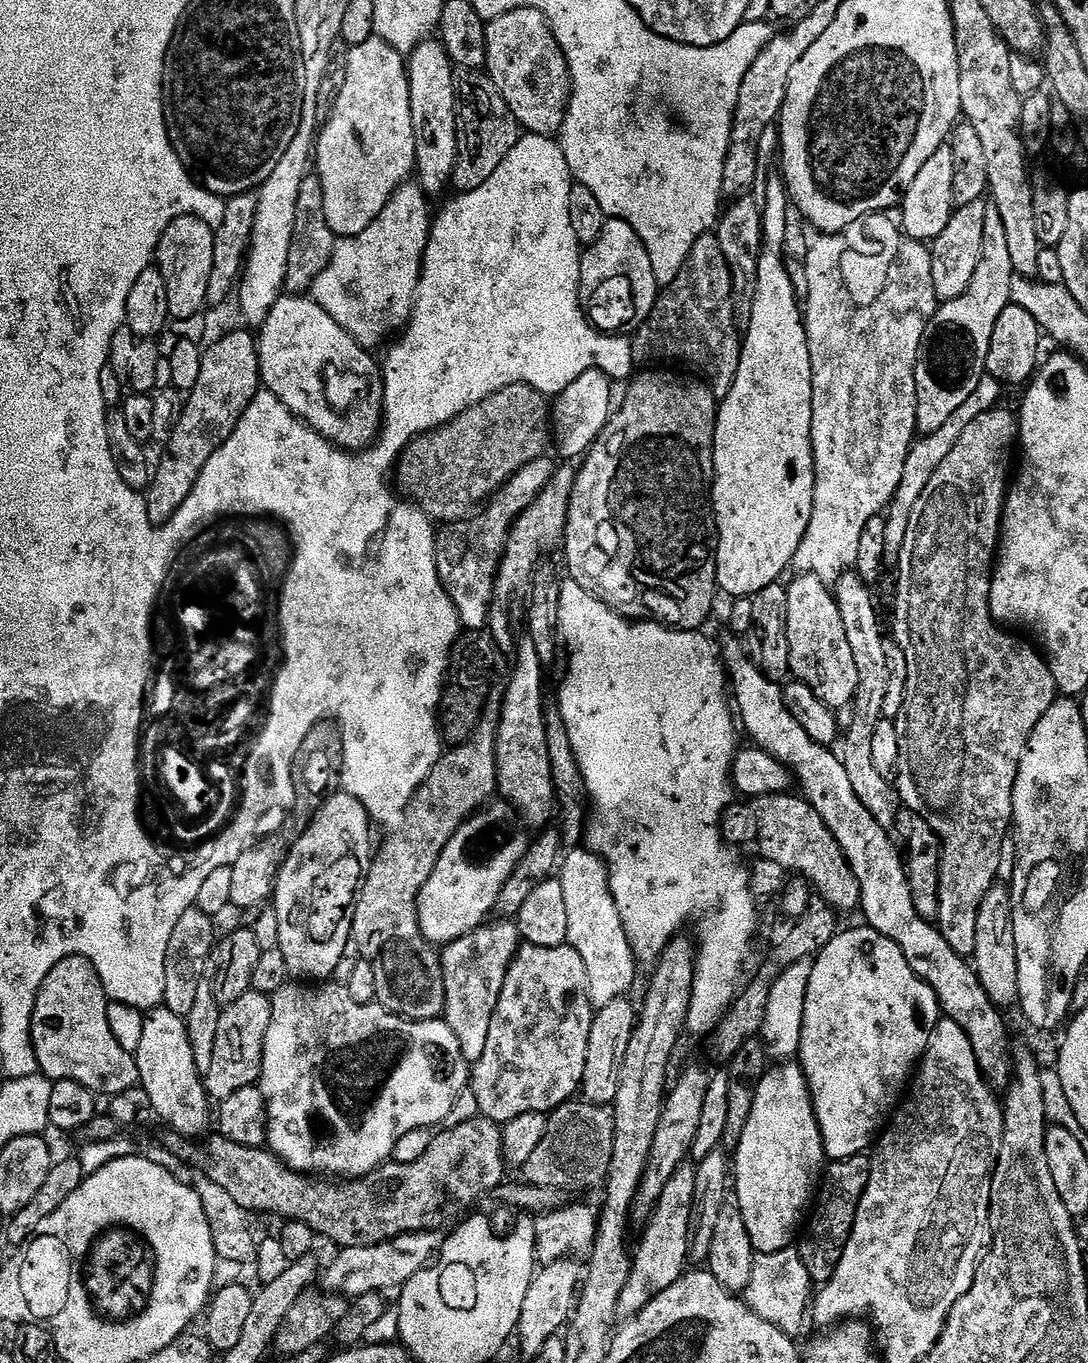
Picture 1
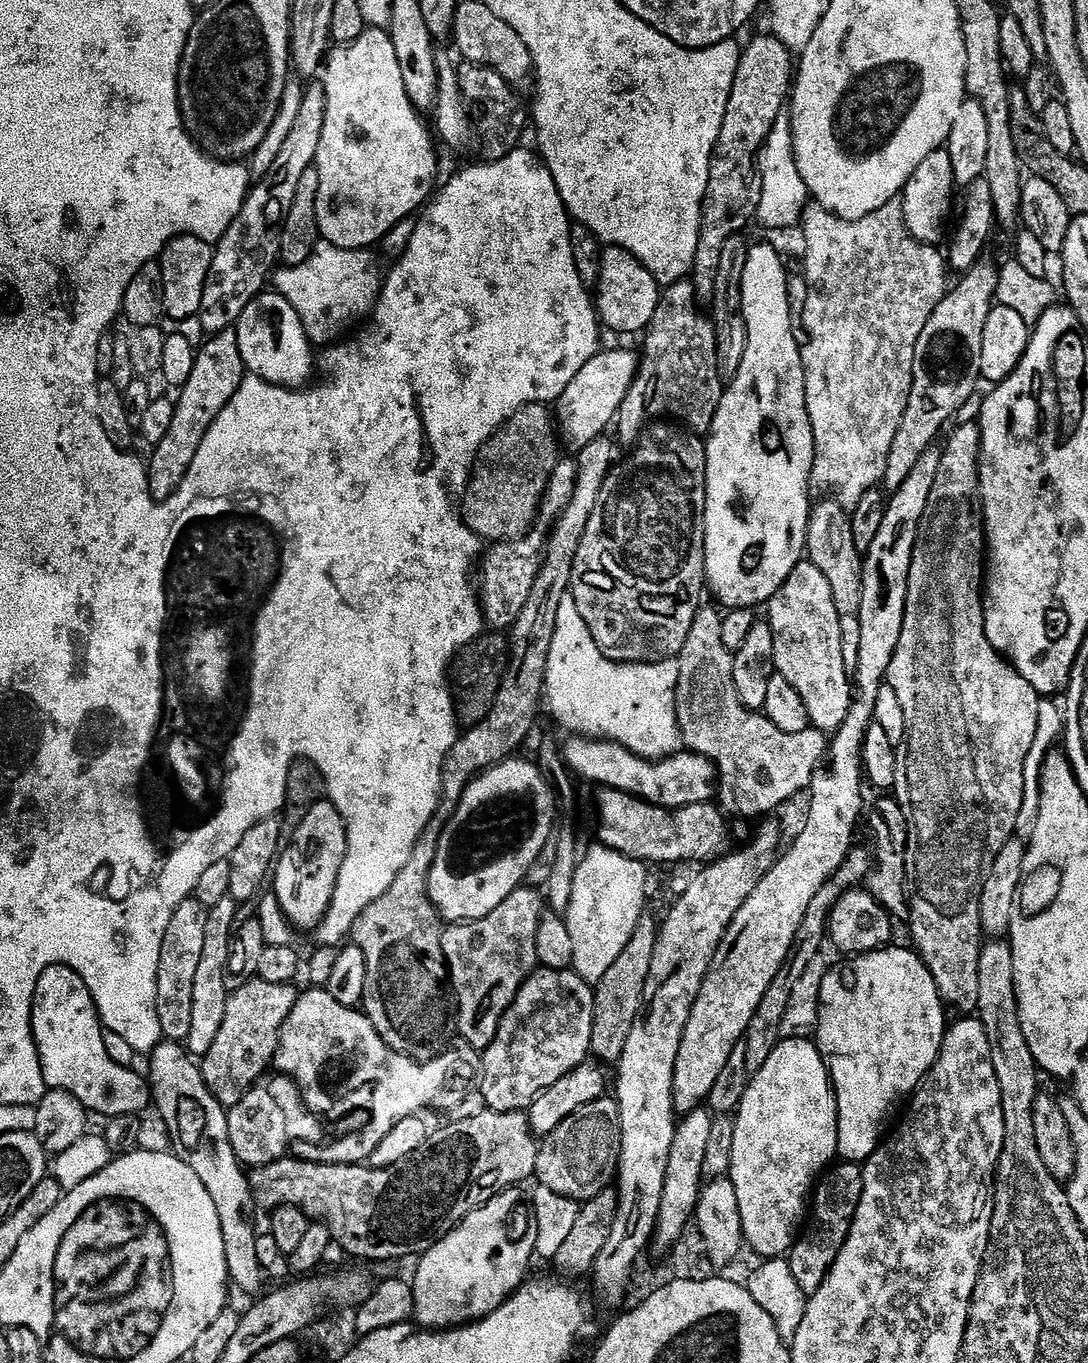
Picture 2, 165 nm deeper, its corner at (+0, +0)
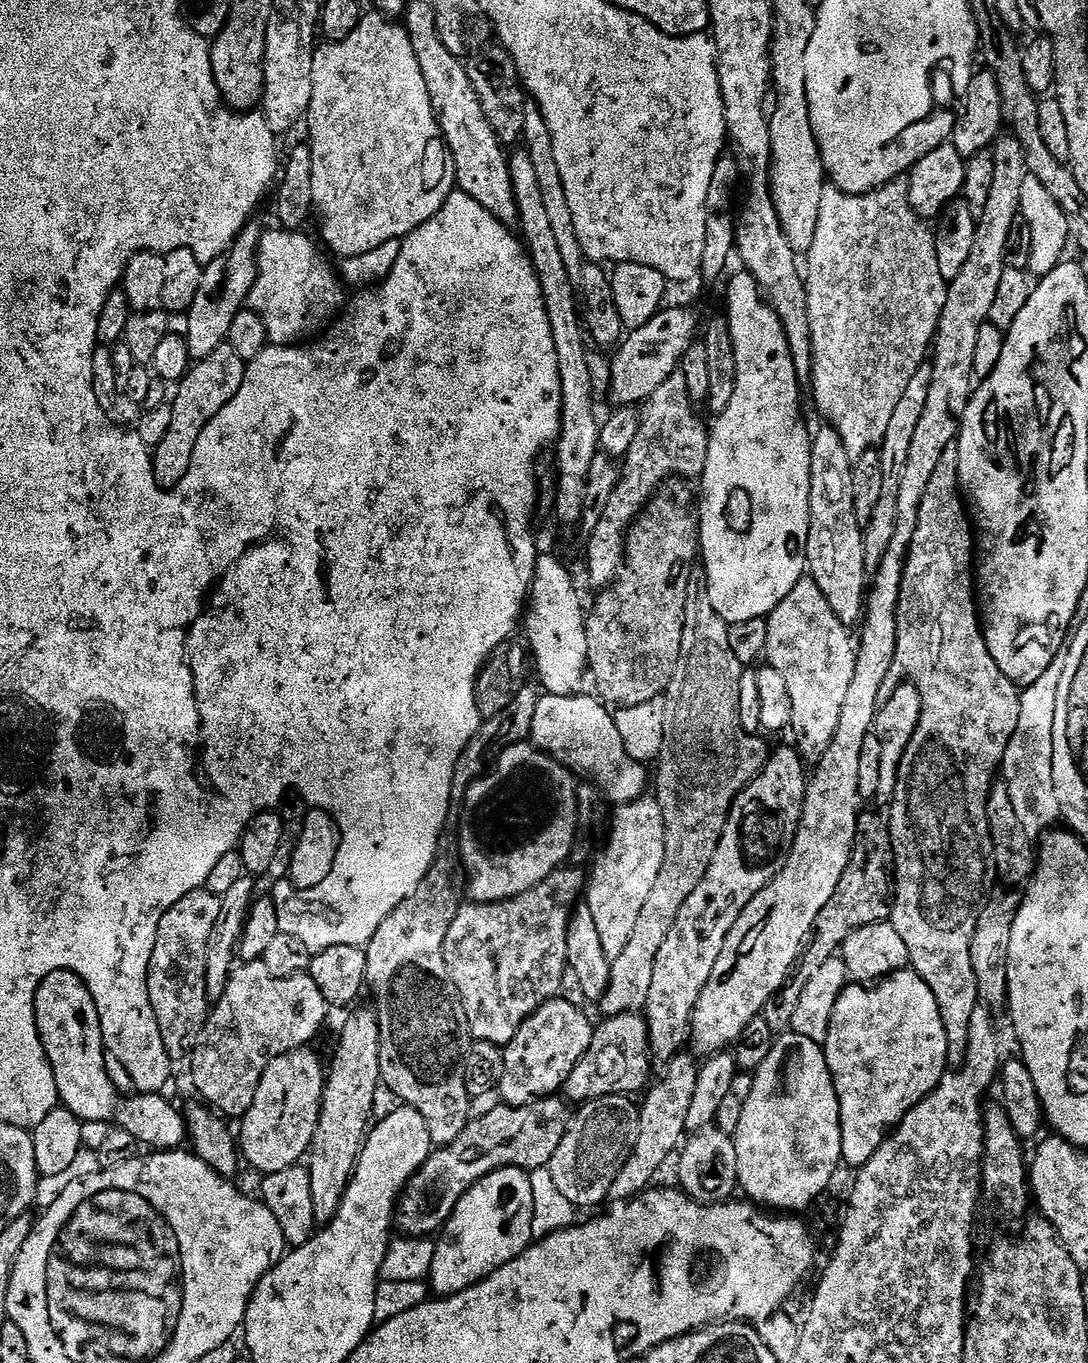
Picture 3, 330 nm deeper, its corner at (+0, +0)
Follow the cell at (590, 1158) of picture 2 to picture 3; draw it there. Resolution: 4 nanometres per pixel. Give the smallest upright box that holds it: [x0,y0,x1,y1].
[547,1095,640,1209]

